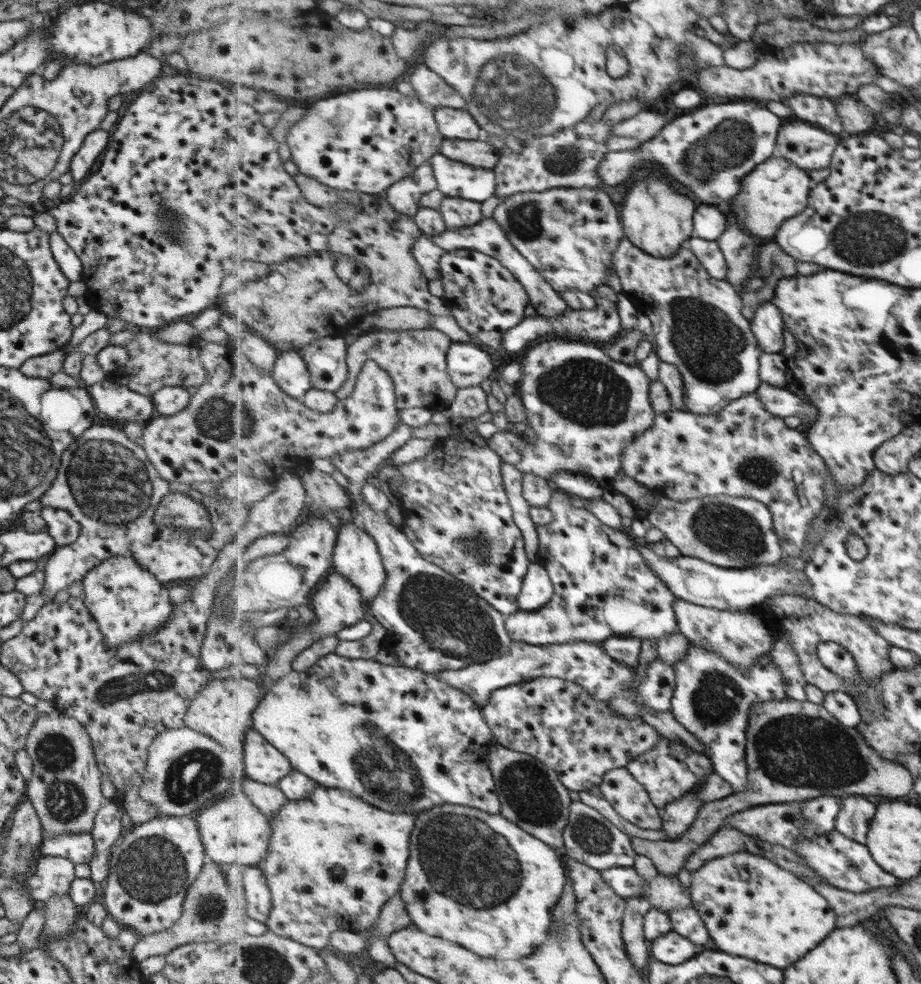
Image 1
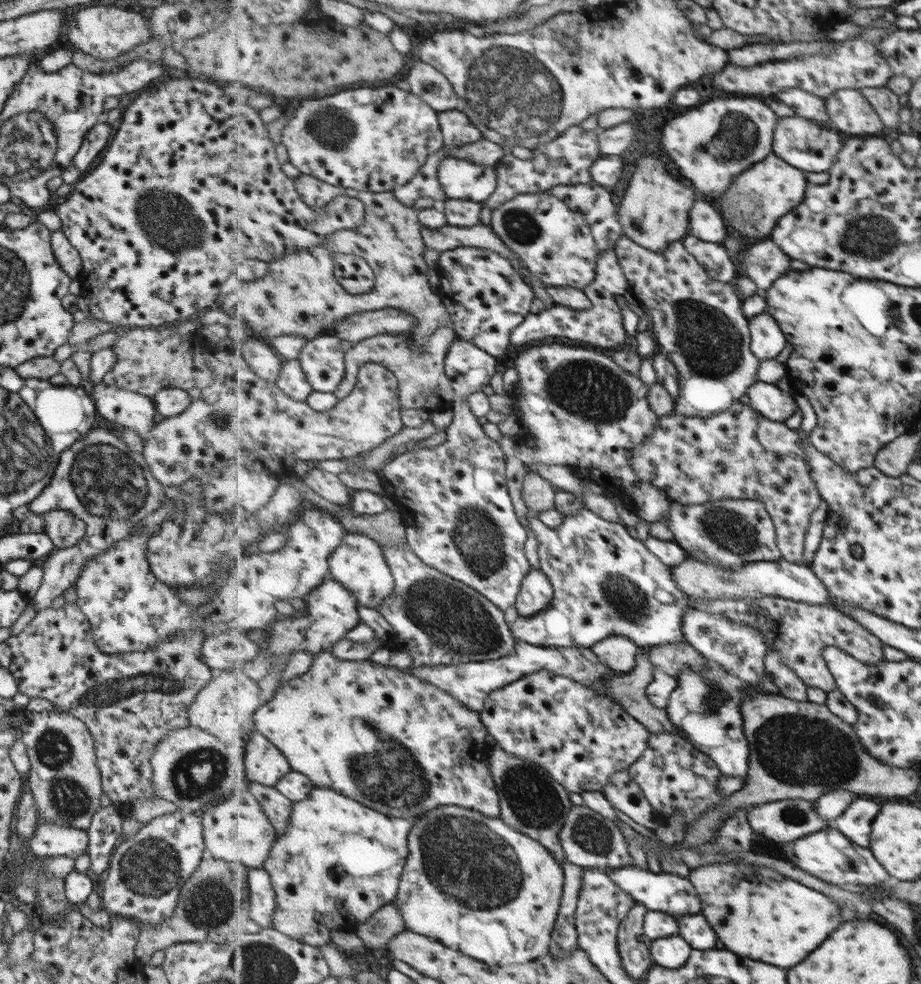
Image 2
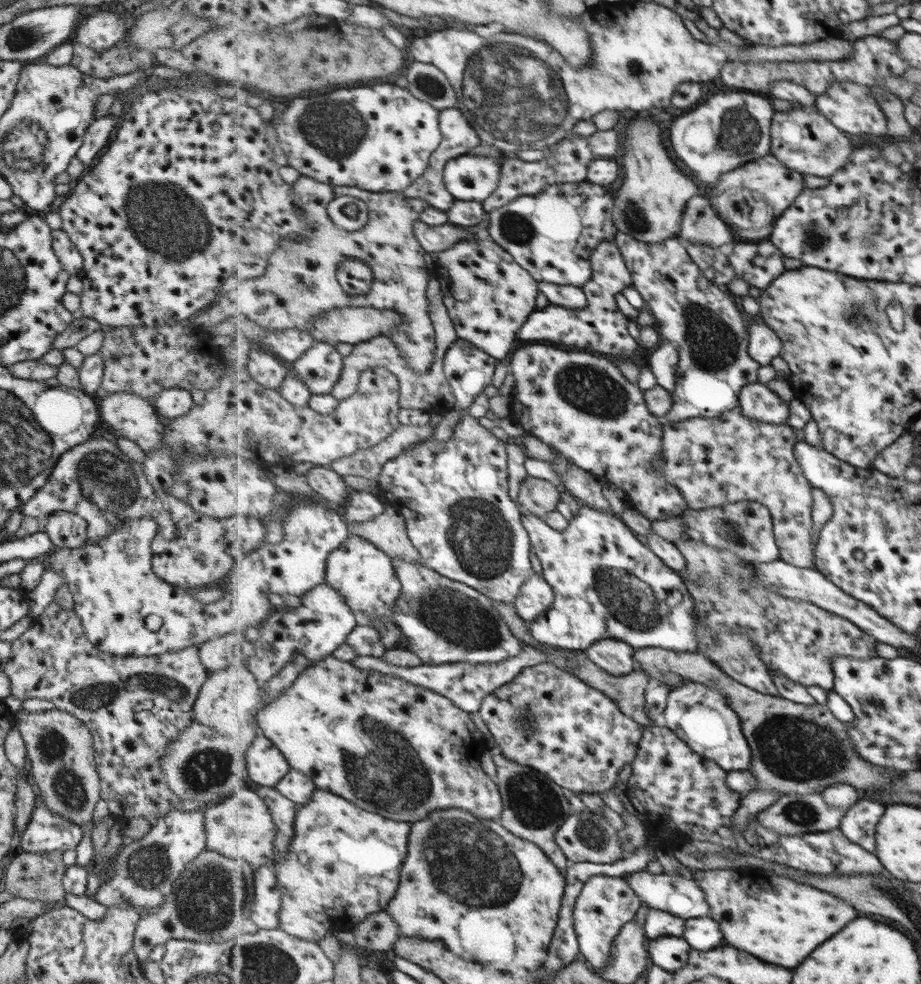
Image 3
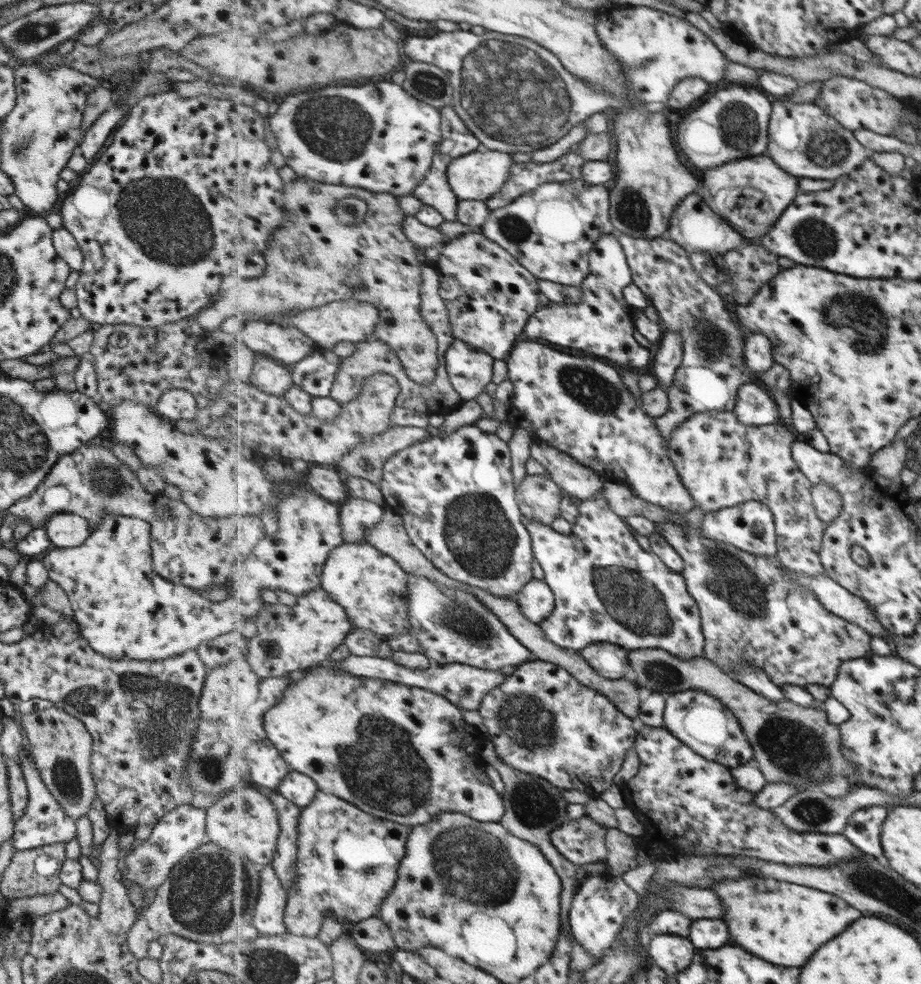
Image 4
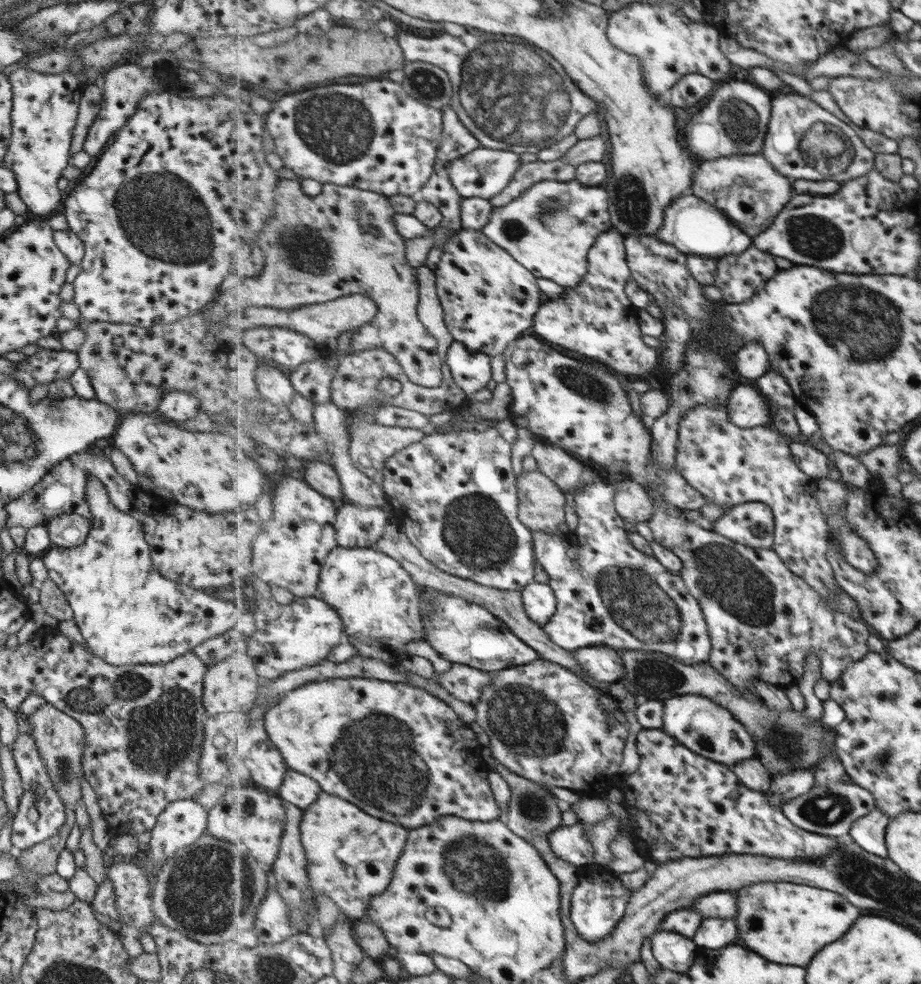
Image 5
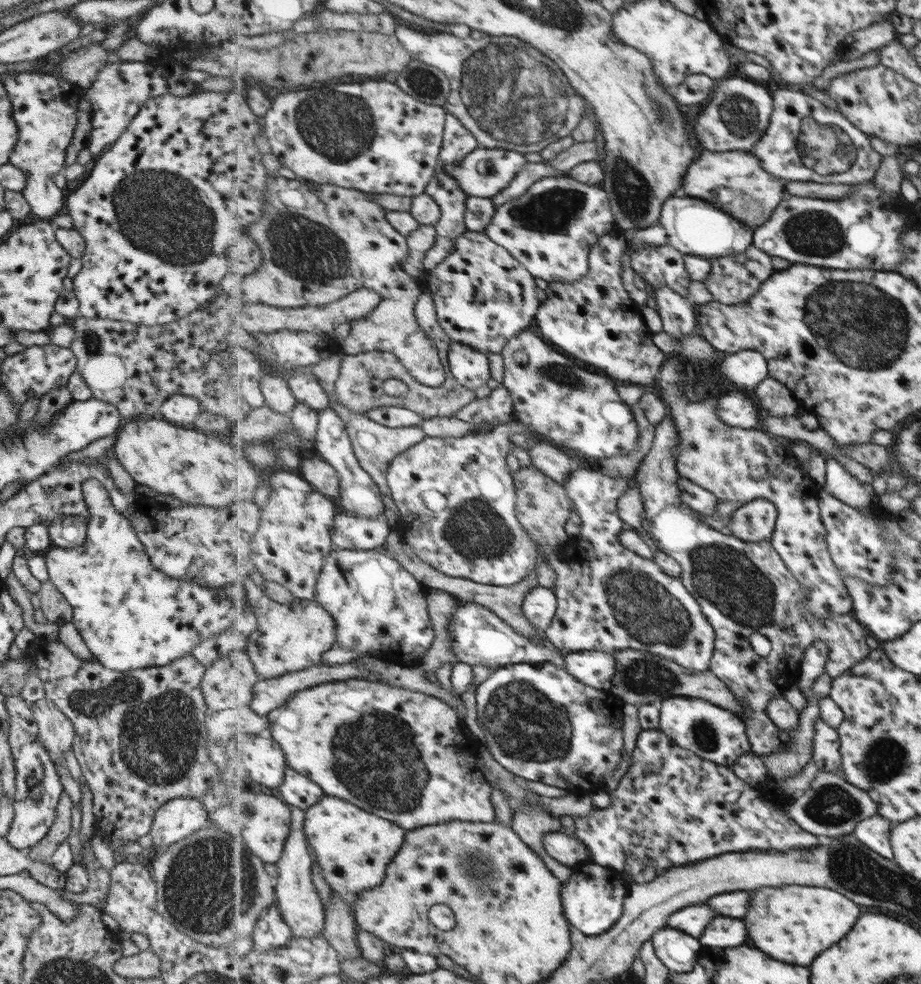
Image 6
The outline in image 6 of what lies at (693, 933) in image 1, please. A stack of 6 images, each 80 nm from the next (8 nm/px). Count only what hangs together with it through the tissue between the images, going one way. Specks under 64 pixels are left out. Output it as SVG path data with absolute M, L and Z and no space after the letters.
M719 915L712 920L699 942L705 948L735 948L746 945L749 943L747 925L743 919Z

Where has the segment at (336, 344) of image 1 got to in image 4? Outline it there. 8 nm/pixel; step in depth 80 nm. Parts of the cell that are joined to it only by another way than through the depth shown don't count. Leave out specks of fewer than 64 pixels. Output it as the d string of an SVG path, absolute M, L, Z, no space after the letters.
M319 348L292 370L293 382L315 397L329 397L341 369L342 359L331 349Z

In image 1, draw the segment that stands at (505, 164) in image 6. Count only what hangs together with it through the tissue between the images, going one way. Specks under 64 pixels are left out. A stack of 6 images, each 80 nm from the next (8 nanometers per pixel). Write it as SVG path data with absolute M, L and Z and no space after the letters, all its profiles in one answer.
M440 152L430 160L438 182L438 190L447 197L461 197L478 203L496 195L496 172L451 160Z

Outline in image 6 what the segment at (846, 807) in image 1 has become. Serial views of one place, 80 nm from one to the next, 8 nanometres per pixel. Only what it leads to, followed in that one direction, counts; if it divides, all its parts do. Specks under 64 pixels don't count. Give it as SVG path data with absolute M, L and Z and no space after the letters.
M877 814L859 823L853 834L875 852L881 852L881 856L893 860L895 854L891 846L891 824L891 820Z

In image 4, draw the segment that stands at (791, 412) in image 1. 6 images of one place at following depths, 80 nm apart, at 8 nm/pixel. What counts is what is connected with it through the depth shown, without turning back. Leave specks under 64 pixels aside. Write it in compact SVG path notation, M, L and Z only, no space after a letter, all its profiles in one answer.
M758 382L743 384L734 408L738 419L747 426L781 423L776 398Z

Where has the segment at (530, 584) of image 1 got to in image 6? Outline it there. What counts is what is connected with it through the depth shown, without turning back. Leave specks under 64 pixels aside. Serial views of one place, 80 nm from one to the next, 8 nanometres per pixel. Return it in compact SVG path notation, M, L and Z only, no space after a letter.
M540 584L527 593L524 613L541 631L545 632L552 626L557 610L558 596L554 589Z

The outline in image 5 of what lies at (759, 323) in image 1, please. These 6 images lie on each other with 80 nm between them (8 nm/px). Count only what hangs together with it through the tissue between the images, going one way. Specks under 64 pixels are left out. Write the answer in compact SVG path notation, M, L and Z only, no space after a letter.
M753 343L736 353L736 374L741 383L755 383L772 370L772 358L761 343Z

